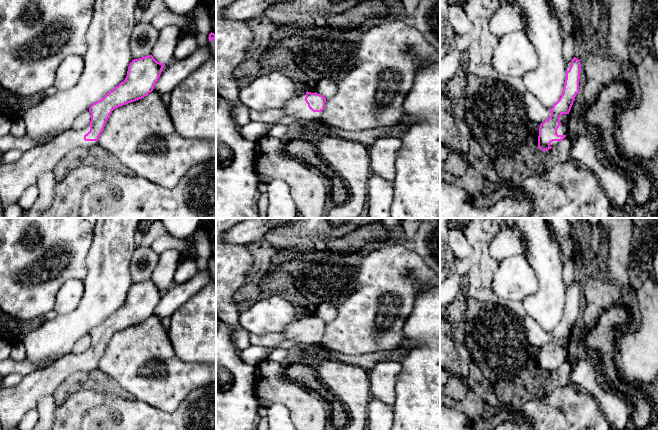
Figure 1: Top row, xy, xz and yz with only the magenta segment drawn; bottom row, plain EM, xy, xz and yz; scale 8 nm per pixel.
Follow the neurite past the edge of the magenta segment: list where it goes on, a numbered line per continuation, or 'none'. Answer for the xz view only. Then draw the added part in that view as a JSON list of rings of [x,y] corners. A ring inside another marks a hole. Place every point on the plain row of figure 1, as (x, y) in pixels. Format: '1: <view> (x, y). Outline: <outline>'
1: xz (297, 331). Outline: [[[307,311],[302,313],[297,321],[288,325],[288,327],[282,332],[286,339],[294,340],[300,344],[306,345],[319,345],[323,335],[313,336],[305,325],[306,316],[315,317],[315,314],[312,311]]]

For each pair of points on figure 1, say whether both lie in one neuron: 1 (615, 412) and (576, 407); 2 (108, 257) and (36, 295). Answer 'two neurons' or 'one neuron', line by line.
1: two neurons
2: two neurons

